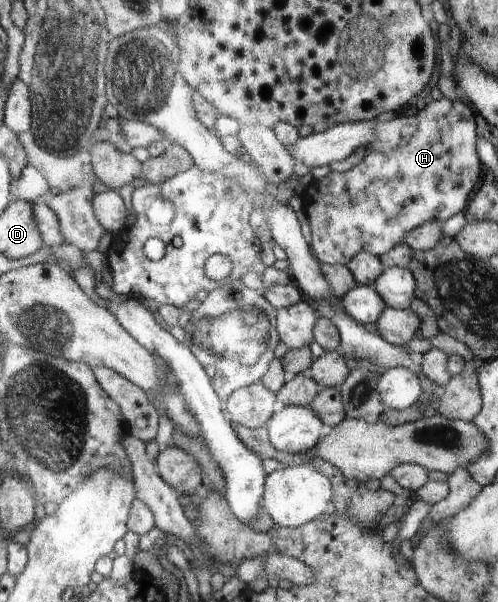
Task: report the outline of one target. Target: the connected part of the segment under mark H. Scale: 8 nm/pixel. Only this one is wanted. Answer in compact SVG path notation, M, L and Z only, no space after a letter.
M442 98L440 101L432 101L428 103L424 109L420 109L416 115L410 117L394 117L392 121L386 123L376 123L376 143L372 143L372 147L366 149L366 155L362 159L362 163L358 163L356 167L345 172L330 172L328 175L319 180L312 182L310 191L305 195L305 212L310 223L312 237L310 237L310 245L314 257L321 264L342 264L346 265L356 254L361 251L371 252L372 255L386 254L387 251L394 250L396 246L404 243L405 238L416 227L422 226L423 223L440 222L450 219L452 215L456 215L458 211L462 211L468 203L468 195L474 189L476 181L480 177L480 159L478 159L478 151L476 151L476 121L474 121L474 113L470 109L470 105L466 105L466 101L456 99L451 101Z

